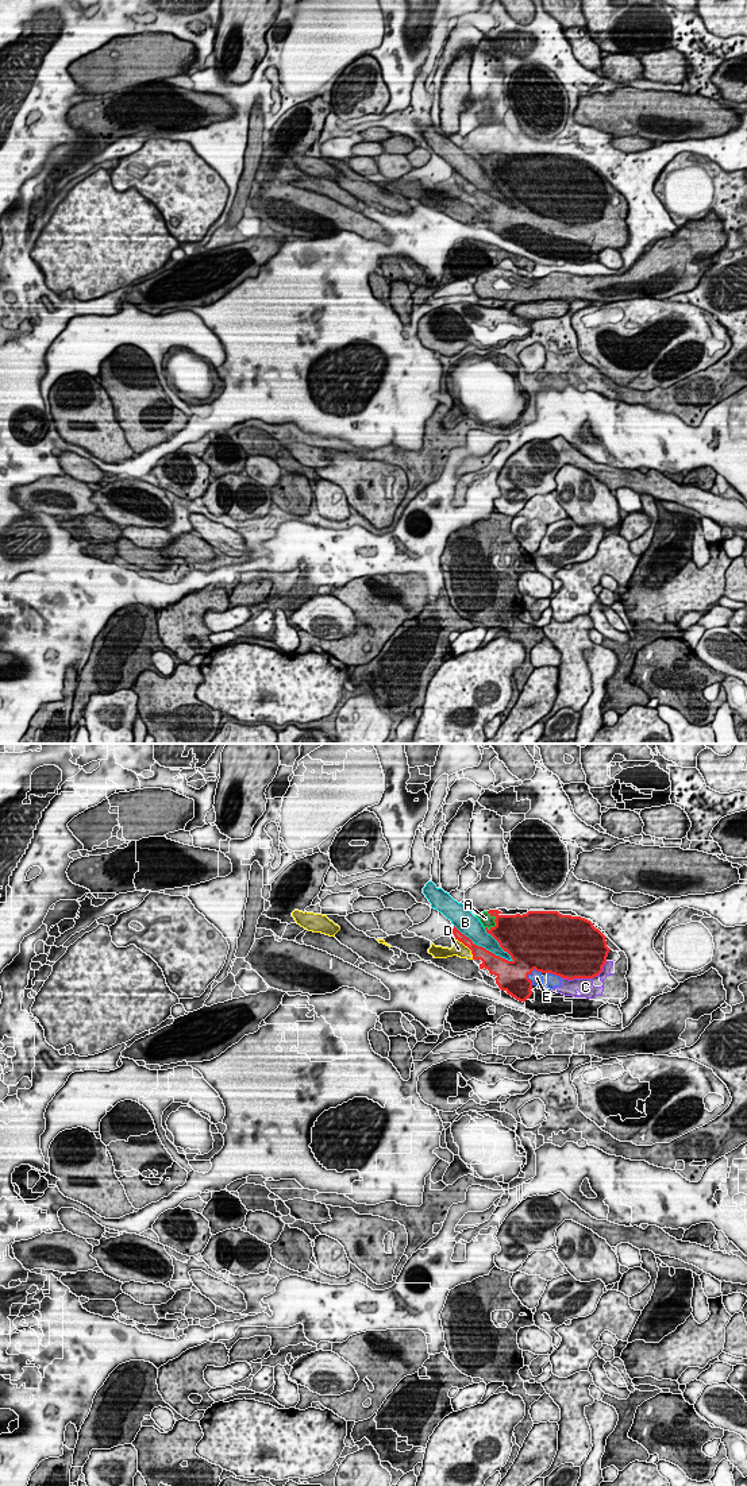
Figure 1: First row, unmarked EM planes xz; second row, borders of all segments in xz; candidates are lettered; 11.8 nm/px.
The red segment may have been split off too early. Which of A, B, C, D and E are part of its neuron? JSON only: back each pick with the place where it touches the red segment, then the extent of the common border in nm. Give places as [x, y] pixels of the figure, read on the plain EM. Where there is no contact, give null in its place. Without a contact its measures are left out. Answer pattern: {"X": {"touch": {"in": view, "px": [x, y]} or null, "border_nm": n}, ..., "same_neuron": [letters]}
{"A": {"touch": {"in": "xz", "px": [495, 165]}, "border_nm": 240}, "C": {"touch": {"in": "xz", "px": [586, 222]}, "border_nm": 600}, "E": {"touch": {"in": "xz", "px": [531, 217]}, "border_nm": 220}, "same_neuron": ["A", "C", "E"]}

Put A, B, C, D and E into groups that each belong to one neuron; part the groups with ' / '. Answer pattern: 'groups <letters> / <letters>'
groups A C E / B / D

